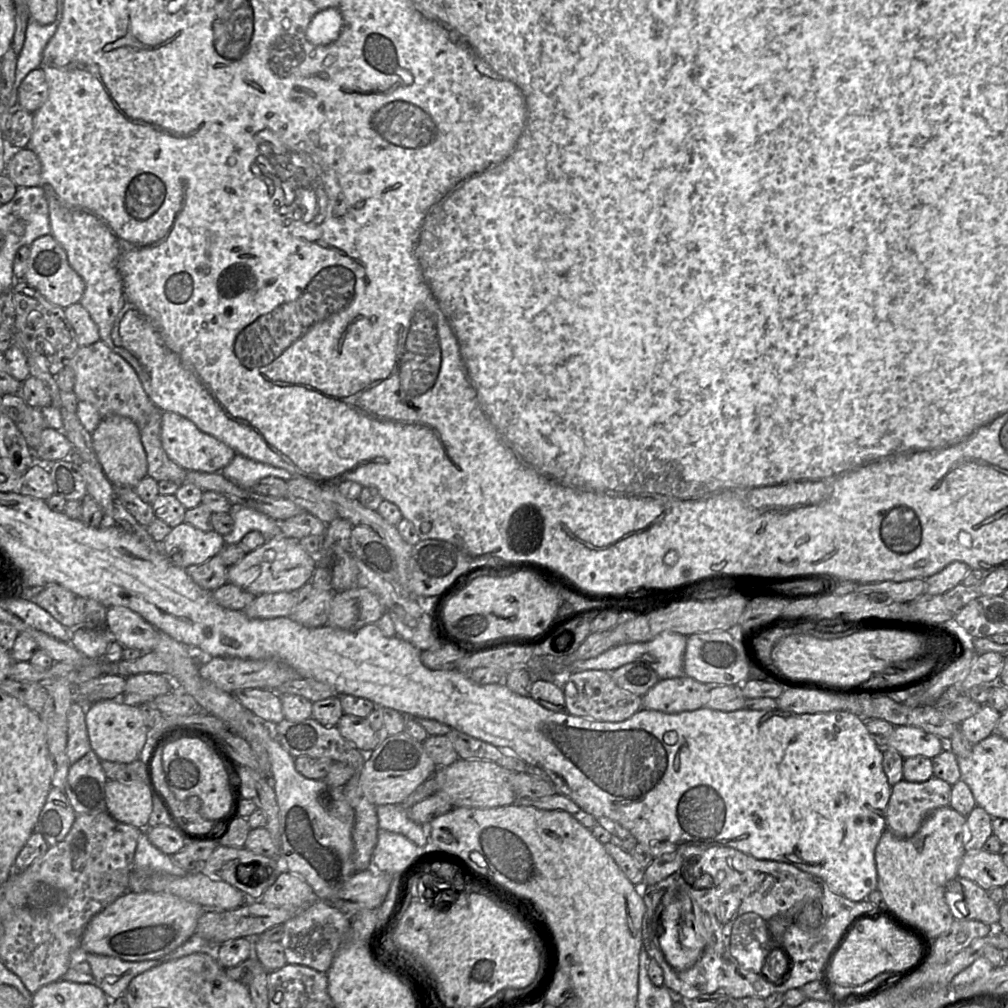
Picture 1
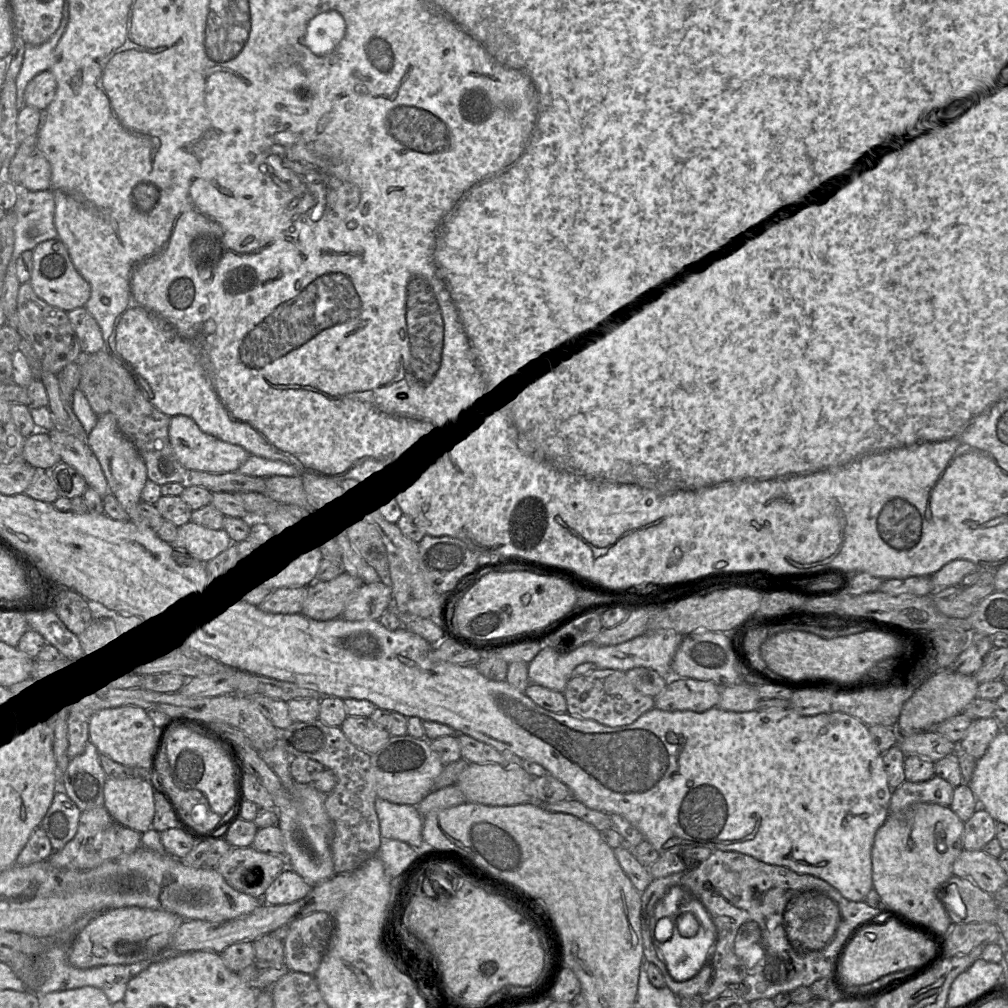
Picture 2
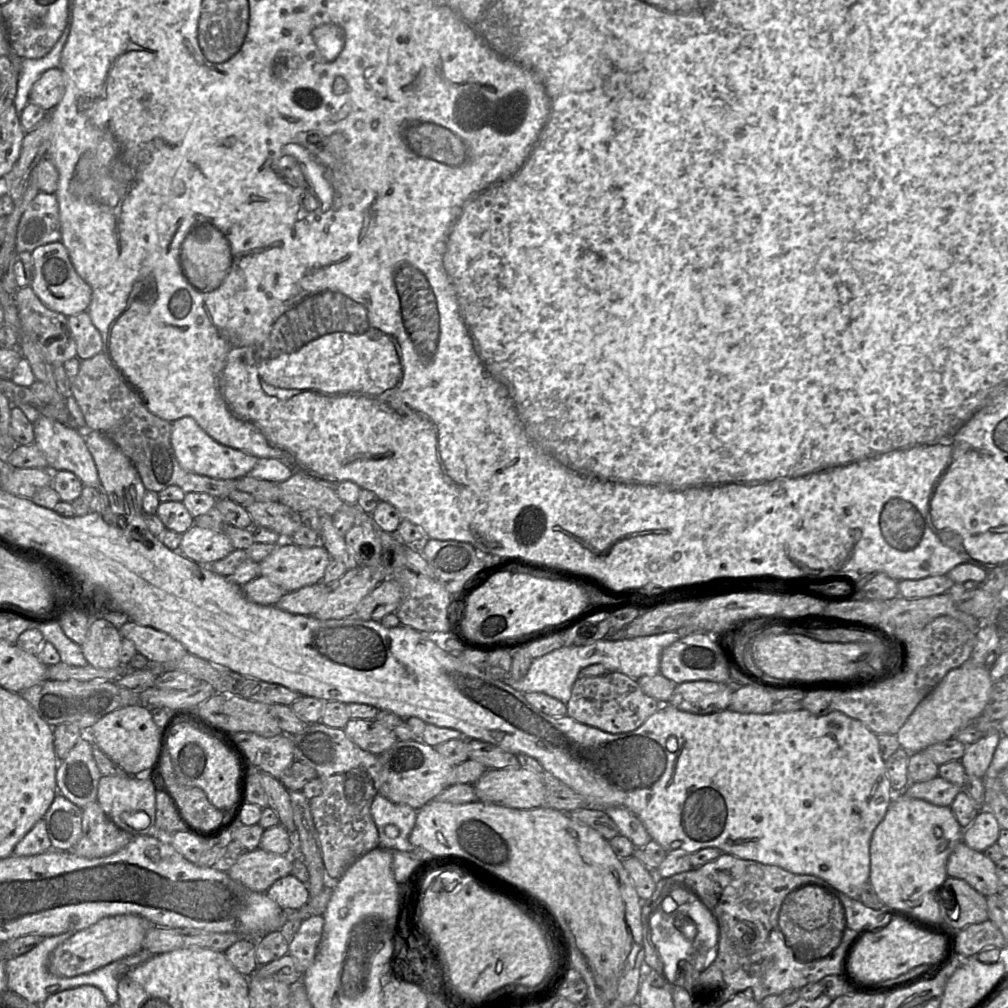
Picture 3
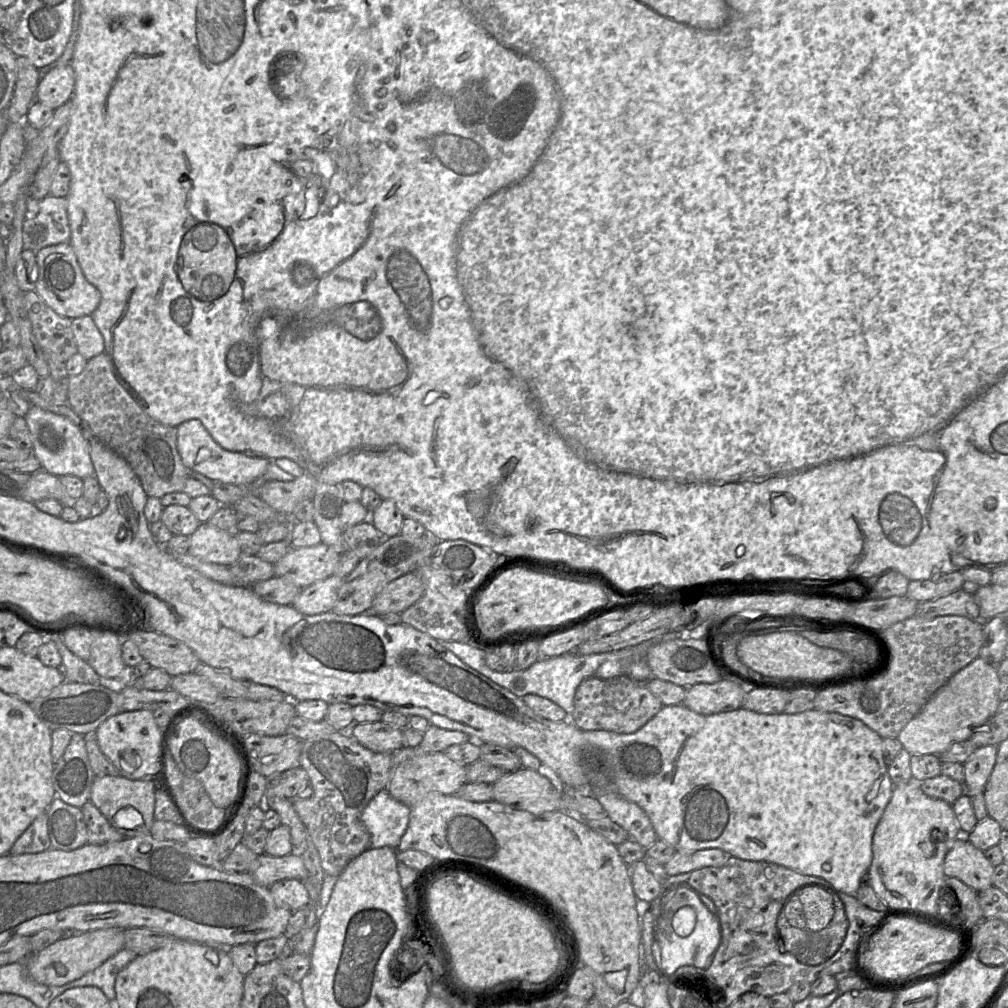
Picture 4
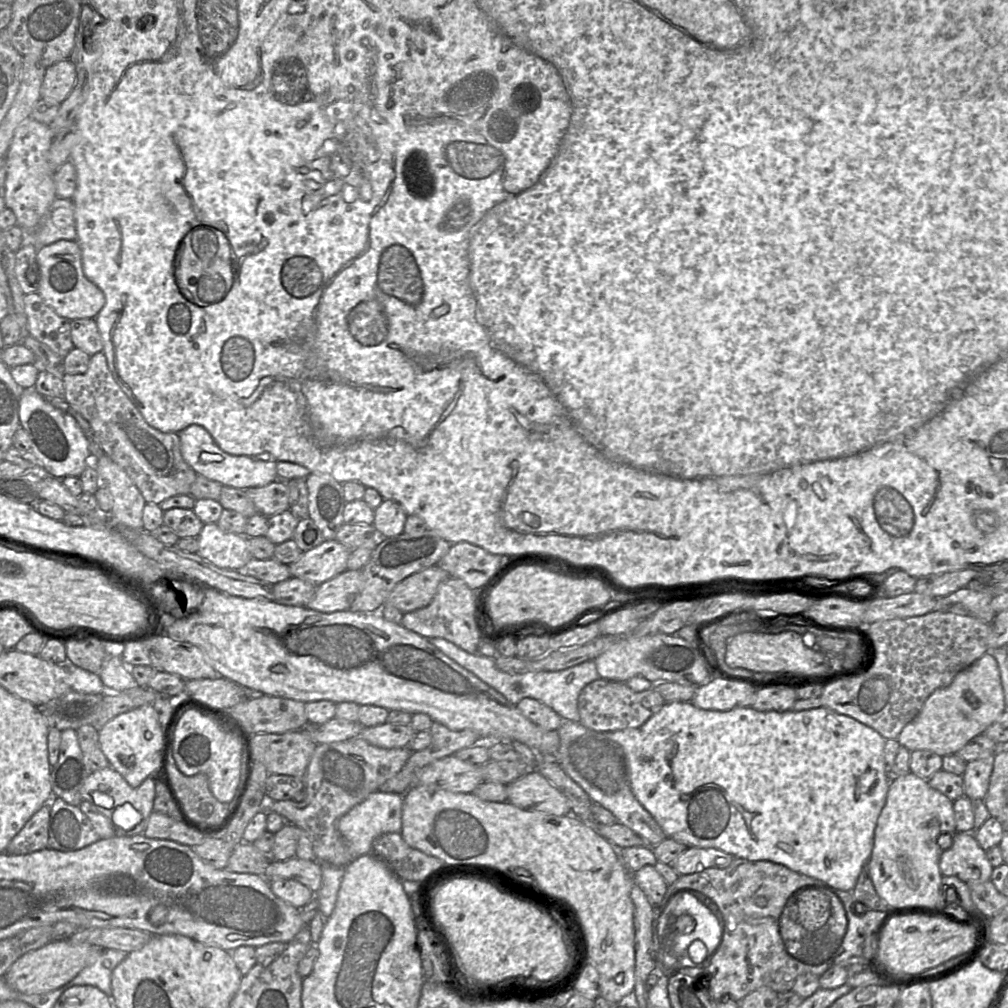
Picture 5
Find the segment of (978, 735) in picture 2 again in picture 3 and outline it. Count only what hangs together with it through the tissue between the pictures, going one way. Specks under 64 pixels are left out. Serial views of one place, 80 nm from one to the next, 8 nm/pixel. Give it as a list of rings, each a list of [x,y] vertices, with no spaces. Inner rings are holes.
[[[1001,731],[992,733],[977,742],[966,745],[961,763],[967,775],[983,778],[992,761],[994,752],[1001,738]]]

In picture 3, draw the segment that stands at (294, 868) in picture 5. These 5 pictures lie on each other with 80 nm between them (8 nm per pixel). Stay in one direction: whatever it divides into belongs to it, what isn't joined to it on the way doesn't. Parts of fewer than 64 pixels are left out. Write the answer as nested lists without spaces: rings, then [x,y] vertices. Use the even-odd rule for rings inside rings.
[[[256,848],[244,851],[227,874],[248,889],[263,893],[278,879],[292,873],[293,857]]]

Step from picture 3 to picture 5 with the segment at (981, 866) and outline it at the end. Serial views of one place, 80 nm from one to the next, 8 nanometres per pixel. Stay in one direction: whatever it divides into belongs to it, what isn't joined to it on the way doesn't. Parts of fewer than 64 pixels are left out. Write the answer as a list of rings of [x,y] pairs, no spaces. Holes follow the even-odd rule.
[[[954,833],[952,846],[939,860],[943,876],[956,876],[961,881],[975,885],[989,881],[993,867],[974,837],[974,833]]]

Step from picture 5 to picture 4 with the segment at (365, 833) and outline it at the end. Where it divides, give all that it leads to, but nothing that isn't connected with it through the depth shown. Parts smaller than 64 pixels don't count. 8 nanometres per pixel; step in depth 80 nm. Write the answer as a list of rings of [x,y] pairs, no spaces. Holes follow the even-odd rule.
[[[387,789],[376,794],[361,814],[371,836],[371,848],[397,849],[409,824],[411,808],[394,799]]]

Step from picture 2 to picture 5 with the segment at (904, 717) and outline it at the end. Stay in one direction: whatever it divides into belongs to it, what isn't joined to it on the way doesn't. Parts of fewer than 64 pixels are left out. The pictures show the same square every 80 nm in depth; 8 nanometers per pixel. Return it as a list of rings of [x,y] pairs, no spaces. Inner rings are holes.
[[[985,653],[972,665],[960,671],[949,686],[935,690],[925,701],[919,714],[900,732],[897,741],[910,752],[930,750],[941,757],[953,755],[974,737],[983,734],[1005,710],[999,666],[991,654]]]

